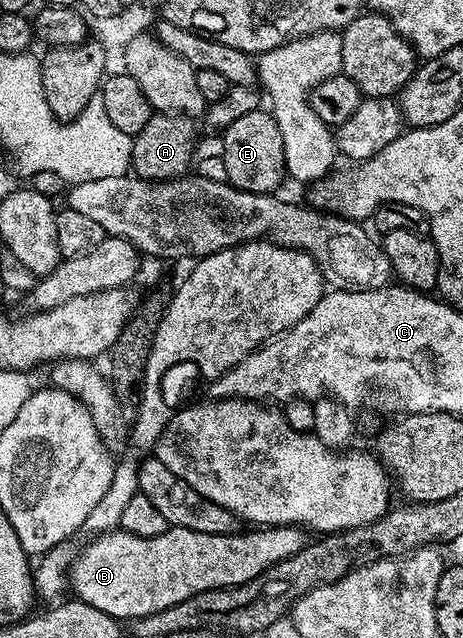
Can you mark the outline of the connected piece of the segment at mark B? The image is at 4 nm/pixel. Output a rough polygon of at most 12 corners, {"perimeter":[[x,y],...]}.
{"perimeter":[[297,526],[121,528],[74,556],[75,599],[137,620],[244,584],[308,544]]}

